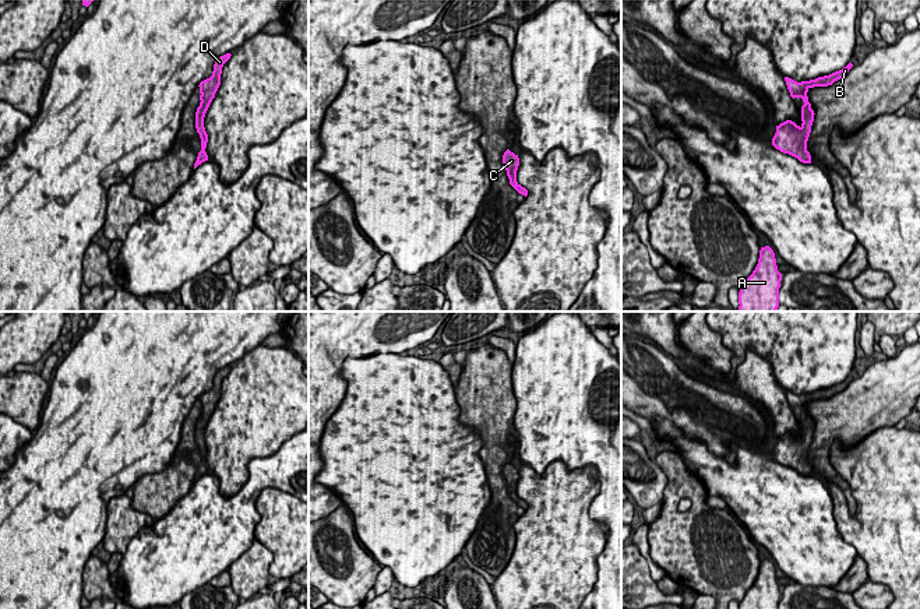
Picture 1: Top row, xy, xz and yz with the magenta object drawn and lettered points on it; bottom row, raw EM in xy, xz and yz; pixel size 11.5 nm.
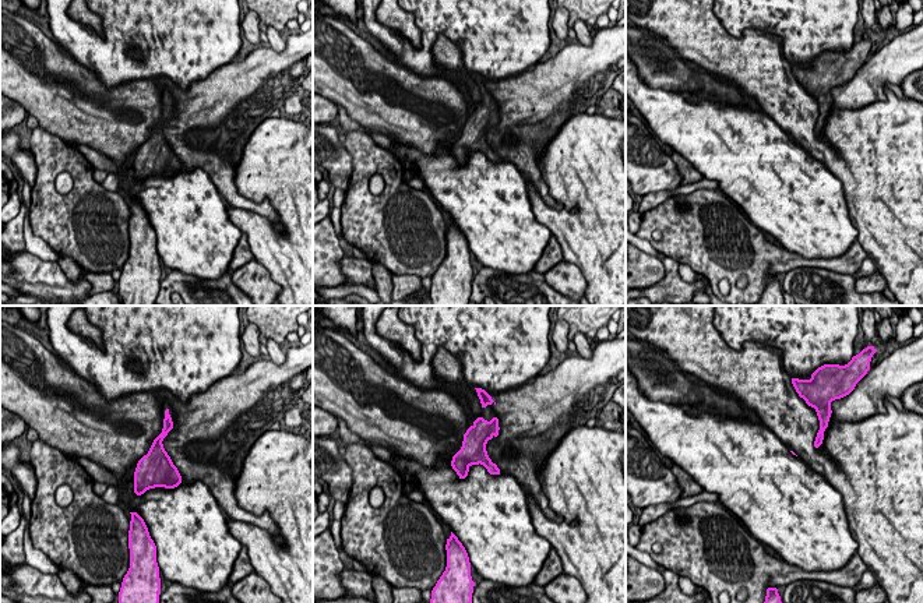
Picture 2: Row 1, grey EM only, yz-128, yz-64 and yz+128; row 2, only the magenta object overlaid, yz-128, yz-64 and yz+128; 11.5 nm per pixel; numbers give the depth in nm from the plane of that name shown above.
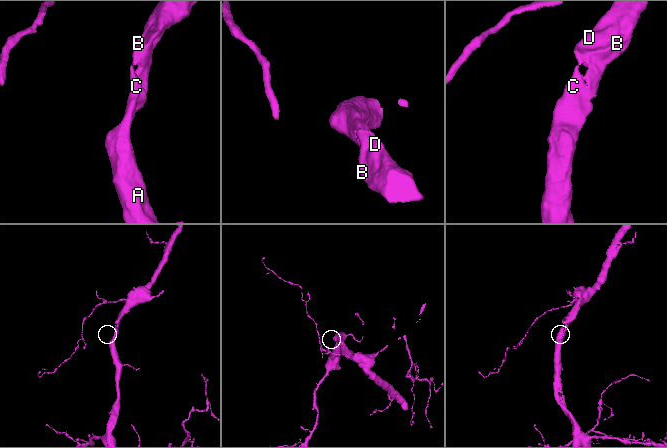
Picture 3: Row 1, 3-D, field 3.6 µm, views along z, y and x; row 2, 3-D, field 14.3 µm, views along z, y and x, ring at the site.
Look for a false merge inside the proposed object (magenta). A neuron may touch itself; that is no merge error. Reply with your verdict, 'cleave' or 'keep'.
keep

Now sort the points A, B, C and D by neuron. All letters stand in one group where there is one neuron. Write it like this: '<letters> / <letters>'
A B C D

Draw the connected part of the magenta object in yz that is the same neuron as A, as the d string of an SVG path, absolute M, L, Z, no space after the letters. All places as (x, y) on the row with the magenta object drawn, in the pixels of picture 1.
M761 247L757 267L739 292L739 311L776 311L780 281L773 250Z

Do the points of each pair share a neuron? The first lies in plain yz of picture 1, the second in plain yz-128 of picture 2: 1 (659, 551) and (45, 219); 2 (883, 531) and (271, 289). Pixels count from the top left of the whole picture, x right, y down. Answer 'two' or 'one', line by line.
1: one
2: two

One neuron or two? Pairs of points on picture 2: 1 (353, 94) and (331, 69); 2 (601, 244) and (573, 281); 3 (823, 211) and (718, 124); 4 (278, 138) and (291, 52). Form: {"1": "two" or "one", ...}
{"1": "one", "2": "two", "3": "one", "4": "two"}

